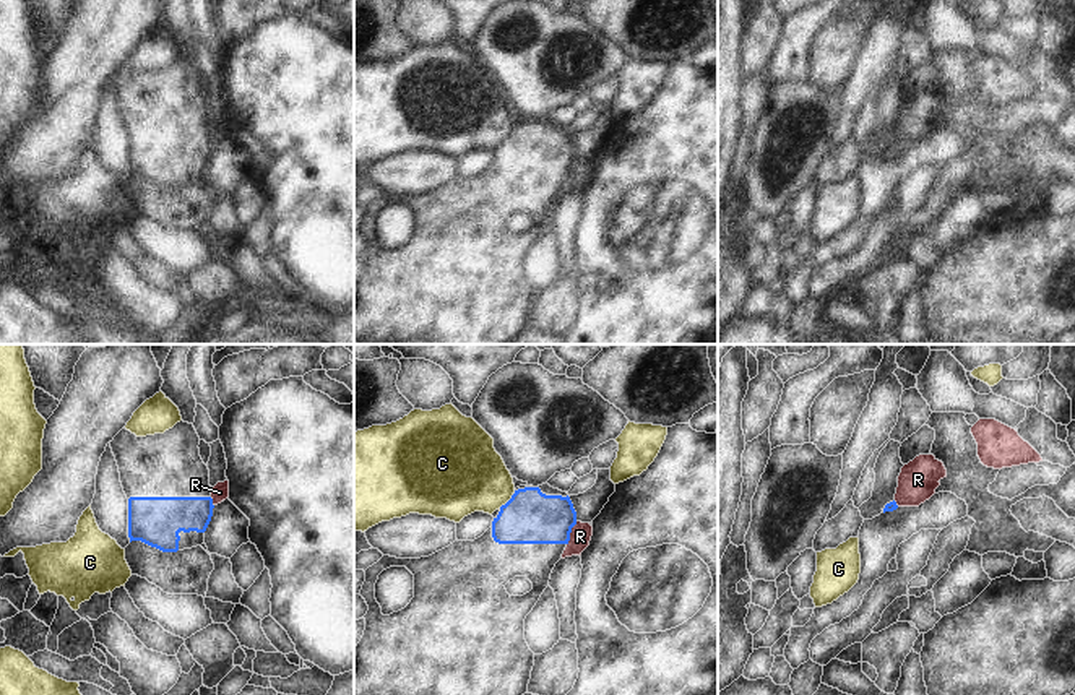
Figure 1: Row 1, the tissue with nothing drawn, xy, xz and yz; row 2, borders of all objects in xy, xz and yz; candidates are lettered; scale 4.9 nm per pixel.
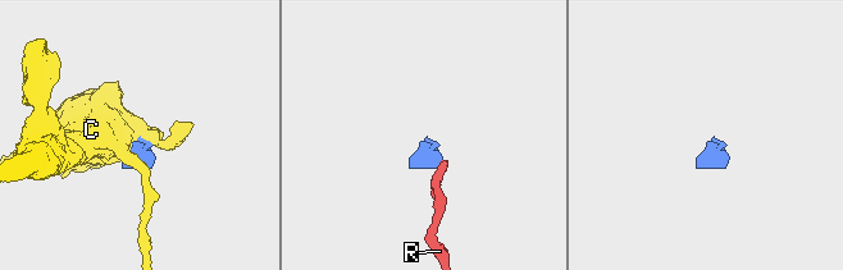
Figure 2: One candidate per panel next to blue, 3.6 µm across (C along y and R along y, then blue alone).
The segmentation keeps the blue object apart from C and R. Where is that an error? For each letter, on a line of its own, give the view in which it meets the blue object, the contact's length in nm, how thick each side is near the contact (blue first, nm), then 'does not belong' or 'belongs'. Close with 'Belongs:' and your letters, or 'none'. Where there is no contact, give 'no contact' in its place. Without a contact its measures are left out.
C: meets blue in xz; contact 100 nm long; 280 nm thick on the blue side, 380 nm on the other; does not belong
R: meets blue in xz; contact 130 nm long; 280 nm thick on the blue side, 110 nm on the other; does not belong
Belongs: none

